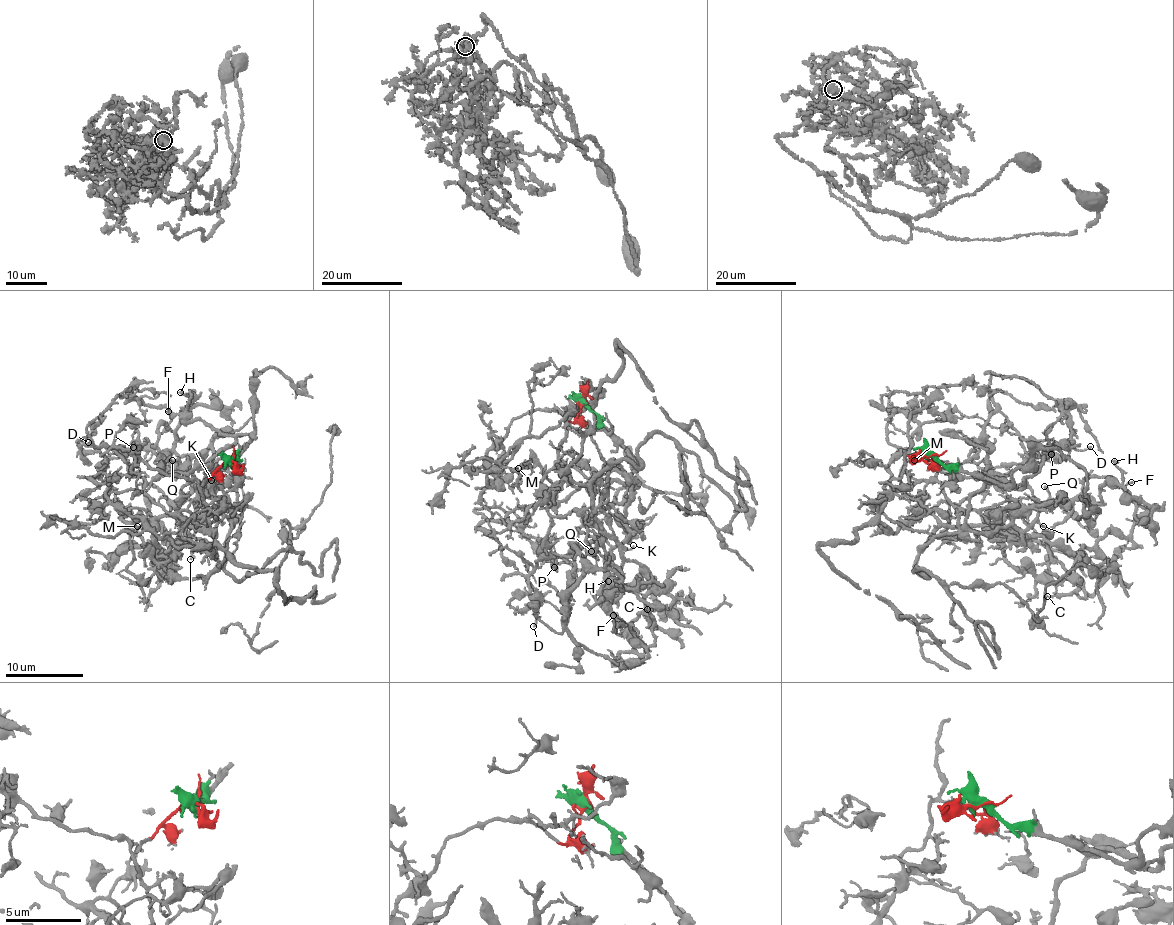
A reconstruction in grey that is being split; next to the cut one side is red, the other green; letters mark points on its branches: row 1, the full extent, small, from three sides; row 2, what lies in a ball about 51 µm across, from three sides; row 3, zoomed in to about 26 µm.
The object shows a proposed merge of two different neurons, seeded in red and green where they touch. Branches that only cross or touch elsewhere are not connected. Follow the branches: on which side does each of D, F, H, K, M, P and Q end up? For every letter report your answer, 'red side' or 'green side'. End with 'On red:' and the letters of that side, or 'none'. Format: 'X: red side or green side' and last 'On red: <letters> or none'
D: red side
F: green side
H: green side
K: green side
M: red side
P: red side
Q: green side
On red: D, M, P

